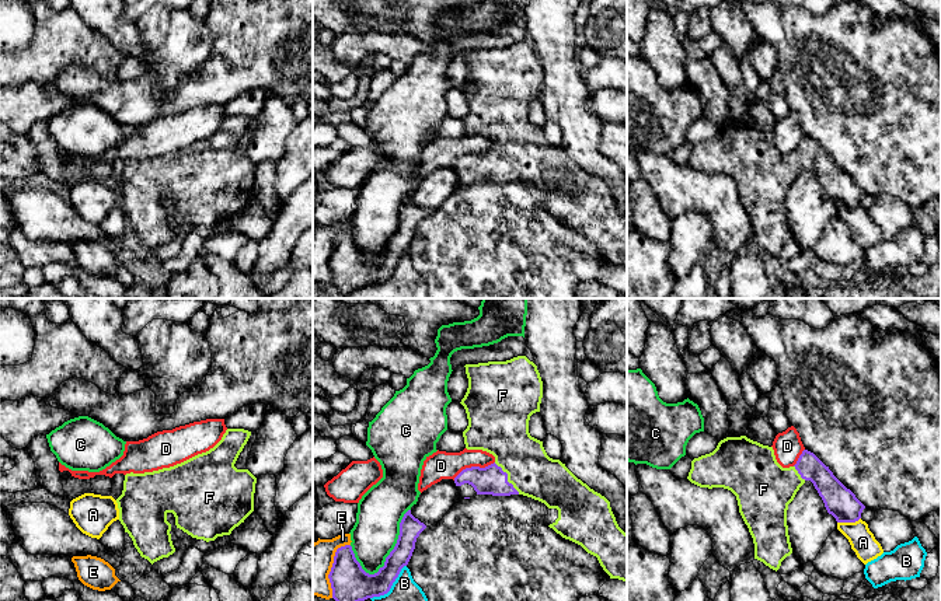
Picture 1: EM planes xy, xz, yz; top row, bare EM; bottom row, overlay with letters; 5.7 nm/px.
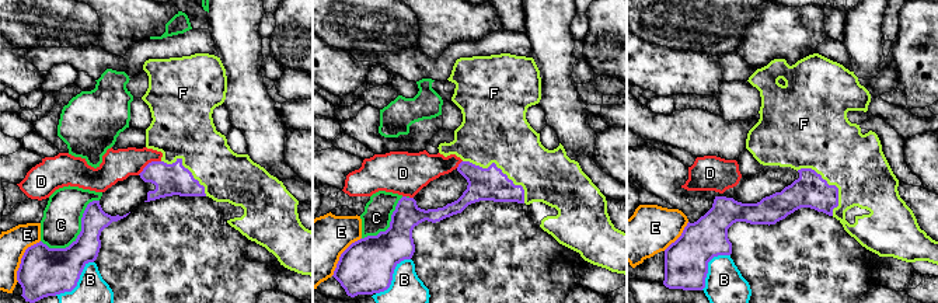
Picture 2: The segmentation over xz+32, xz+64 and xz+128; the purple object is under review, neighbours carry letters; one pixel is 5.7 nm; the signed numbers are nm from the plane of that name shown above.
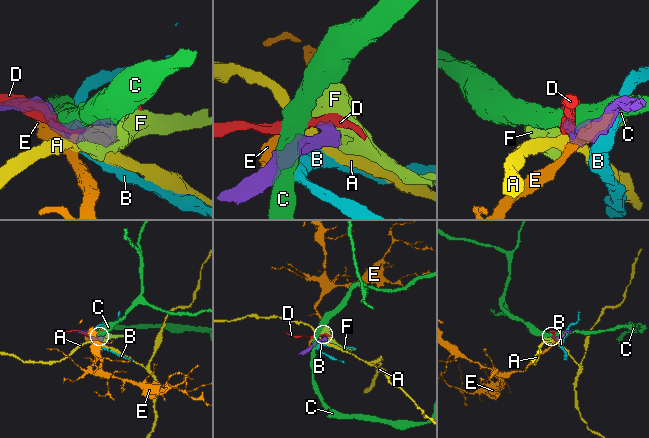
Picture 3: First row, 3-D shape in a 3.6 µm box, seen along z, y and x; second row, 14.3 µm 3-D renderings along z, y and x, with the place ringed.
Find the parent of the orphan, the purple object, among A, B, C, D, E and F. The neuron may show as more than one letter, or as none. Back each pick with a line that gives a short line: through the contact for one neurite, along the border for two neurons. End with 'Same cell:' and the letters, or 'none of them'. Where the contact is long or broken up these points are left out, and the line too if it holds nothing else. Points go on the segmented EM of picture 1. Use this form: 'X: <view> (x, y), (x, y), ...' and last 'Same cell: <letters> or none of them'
Same cell: F

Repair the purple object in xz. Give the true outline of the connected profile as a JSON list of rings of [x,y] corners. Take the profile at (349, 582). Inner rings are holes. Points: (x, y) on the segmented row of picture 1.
[[[408,510],[400,523],[400,535],[394,549],[377,573],[366,573],[356,560],[351,545],[337,549],[328,574],[335,601],[365,601],[390,591],[401,569],[408,565],[419,534],[426,528]]]

